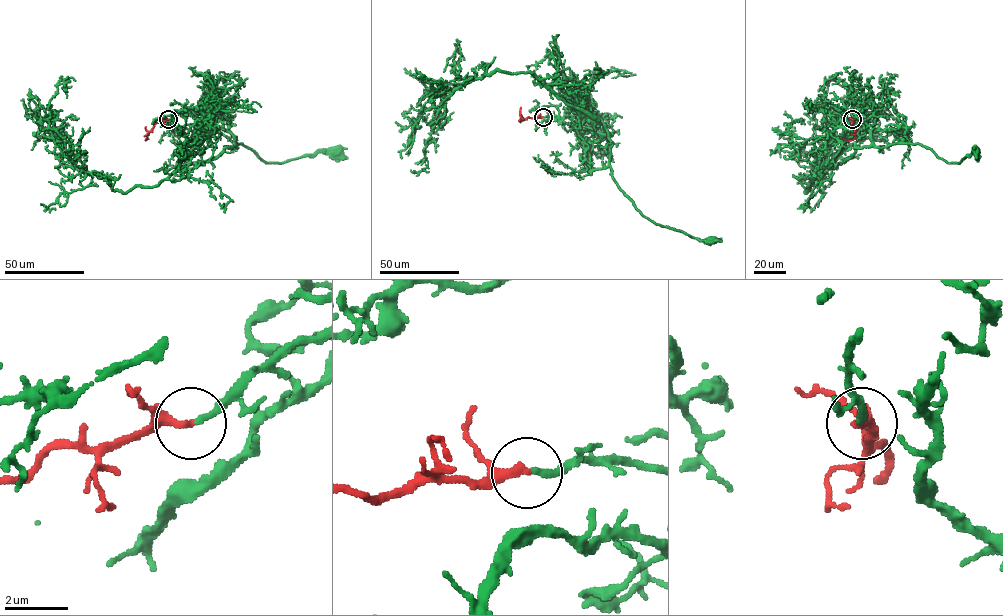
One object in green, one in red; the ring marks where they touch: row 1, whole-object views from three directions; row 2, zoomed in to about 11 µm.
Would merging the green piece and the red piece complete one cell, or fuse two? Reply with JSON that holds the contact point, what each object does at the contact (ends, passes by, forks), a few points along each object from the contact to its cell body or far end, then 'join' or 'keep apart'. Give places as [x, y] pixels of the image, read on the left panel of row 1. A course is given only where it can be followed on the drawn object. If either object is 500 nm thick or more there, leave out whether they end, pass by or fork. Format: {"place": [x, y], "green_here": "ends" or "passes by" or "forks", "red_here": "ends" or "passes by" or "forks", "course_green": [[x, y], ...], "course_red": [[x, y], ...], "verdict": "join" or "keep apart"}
{"place": [168, 119], "green_here": "ends", "red_here": "ends", "course_green": [[168, 120], [181, 113], [208, 114], [234, 138], [237, 148], [235, 143], [249, 147], [265, 163], [335, 152]], "course_red": [[168, 120], [156, 123], [146, 138]], "verdict": "join"}

